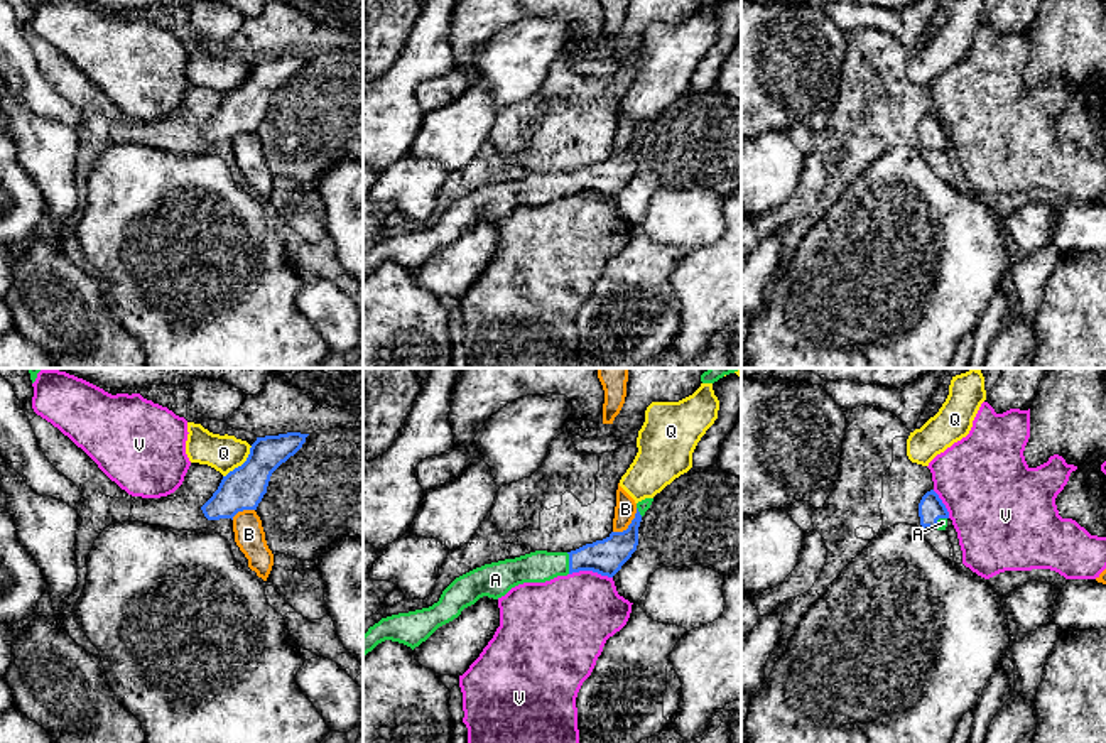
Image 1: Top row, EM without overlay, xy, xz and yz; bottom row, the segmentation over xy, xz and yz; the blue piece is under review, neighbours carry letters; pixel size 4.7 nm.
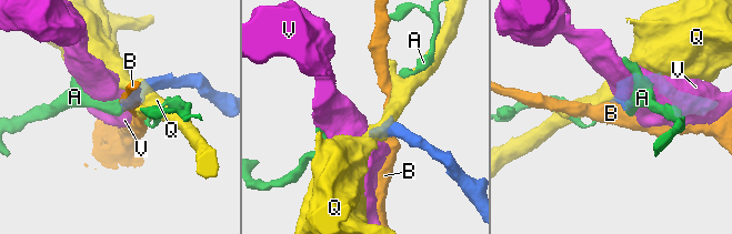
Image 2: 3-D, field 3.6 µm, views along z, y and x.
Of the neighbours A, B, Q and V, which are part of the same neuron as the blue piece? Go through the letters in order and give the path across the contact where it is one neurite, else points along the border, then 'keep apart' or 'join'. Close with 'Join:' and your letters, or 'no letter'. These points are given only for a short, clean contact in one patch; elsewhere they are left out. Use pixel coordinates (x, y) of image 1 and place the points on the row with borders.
A: join
B: border along xz (637, 509), (632, 522), (625, 529), (613, 532); keep apart
Q: keep apart
V: border along xz (569, 573), (596, 571), (612, 578); keep apart
Join: A

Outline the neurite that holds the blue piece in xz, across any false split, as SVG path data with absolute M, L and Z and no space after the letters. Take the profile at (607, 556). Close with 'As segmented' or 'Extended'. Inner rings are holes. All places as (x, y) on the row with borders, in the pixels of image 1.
M653 498L638 502L628 529L611 532L603 540L571 552L535 550L515 559L485 564L456 578L432 606L392 615L370 626L363 635L363 657L385 640L404 643L414 650L480 598L498 599L523 583L545 583L579 571L613 578L637 550L638 527L652 502Z. Extended

